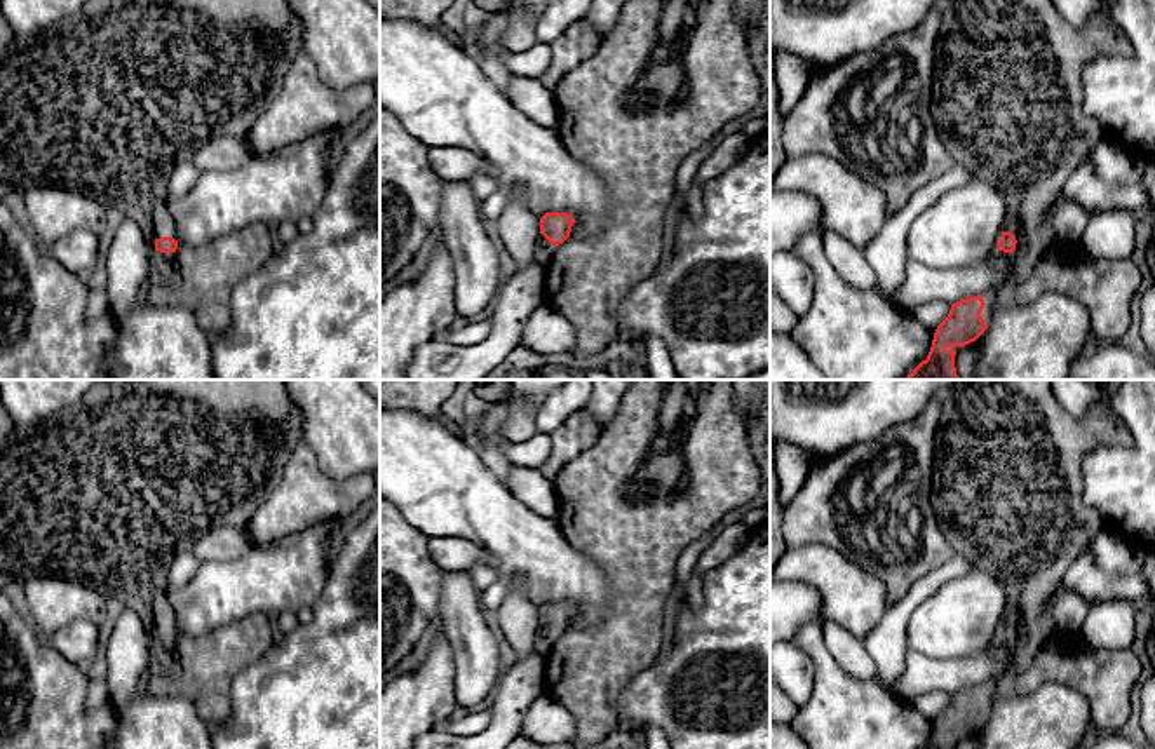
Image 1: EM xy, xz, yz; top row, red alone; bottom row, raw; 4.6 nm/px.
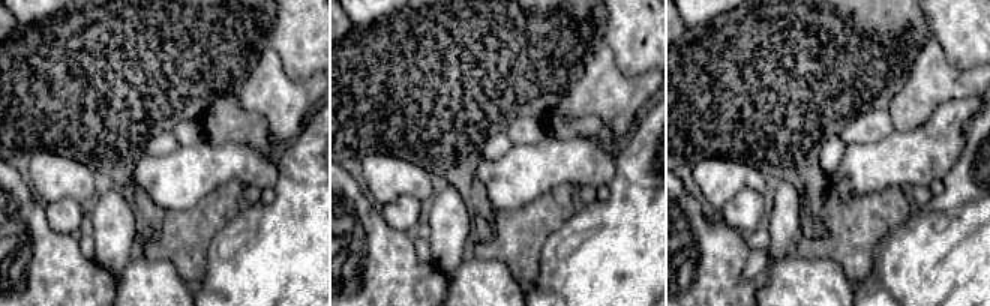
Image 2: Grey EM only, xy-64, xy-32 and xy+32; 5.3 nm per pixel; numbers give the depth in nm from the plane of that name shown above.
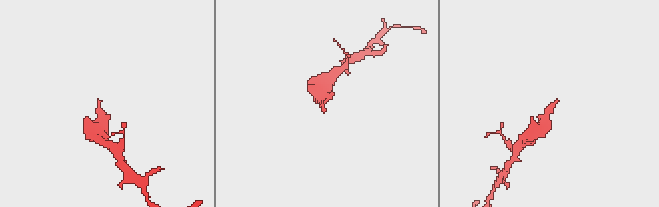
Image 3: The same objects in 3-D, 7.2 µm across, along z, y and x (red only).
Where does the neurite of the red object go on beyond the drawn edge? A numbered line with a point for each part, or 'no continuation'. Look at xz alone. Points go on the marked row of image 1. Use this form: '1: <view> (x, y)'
1: xz (544, 249)

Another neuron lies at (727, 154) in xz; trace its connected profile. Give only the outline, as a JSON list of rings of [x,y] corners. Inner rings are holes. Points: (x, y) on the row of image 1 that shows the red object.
[[[723,143],[699,169],[697,179],[702,188],[732,167],[742,155],[742,146],[733,143]]]

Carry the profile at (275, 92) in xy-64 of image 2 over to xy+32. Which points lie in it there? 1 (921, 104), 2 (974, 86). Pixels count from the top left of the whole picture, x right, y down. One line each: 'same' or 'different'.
1: same
2: same

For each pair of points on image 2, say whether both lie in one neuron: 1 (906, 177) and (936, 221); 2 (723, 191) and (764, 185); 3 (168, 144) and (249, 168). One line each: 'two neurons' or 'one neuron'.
1: two neurons
2: one neuron
3: two neurons

